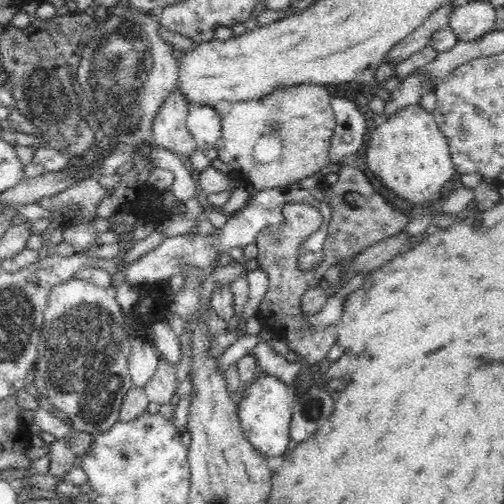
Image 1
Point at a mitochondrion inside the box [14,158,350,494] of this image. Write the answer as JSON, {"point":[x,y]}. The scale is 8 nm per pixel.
{"point":[83,358]}

